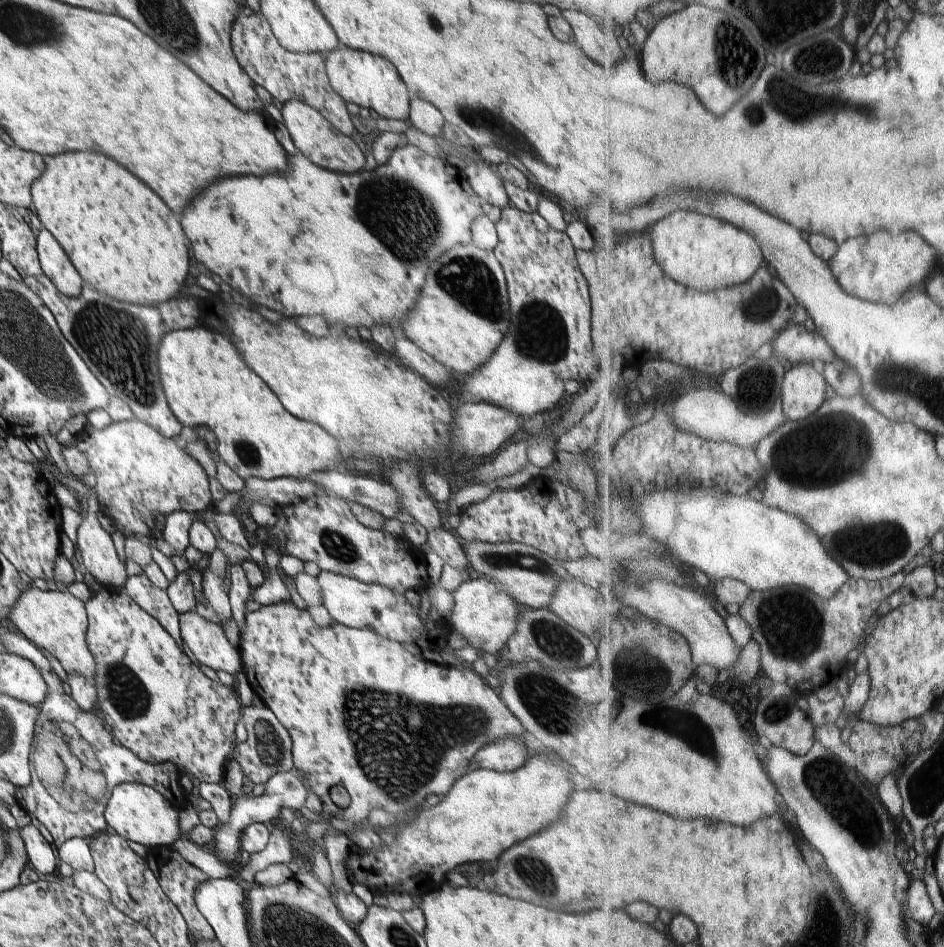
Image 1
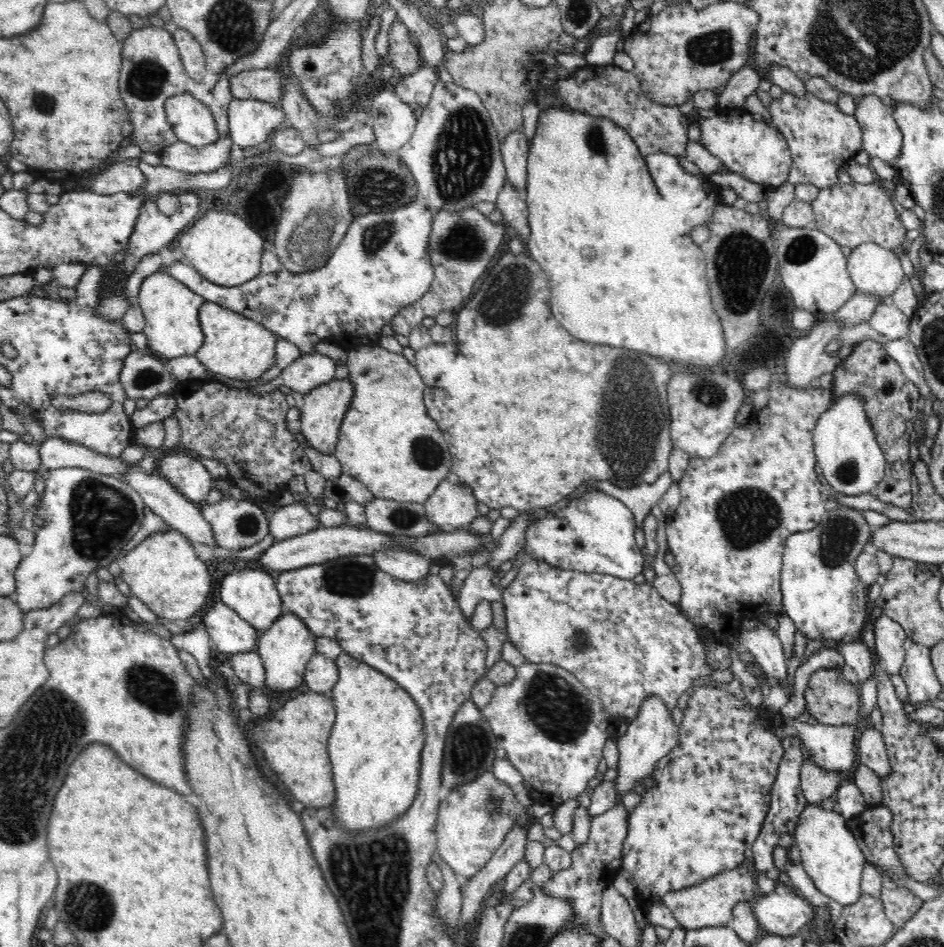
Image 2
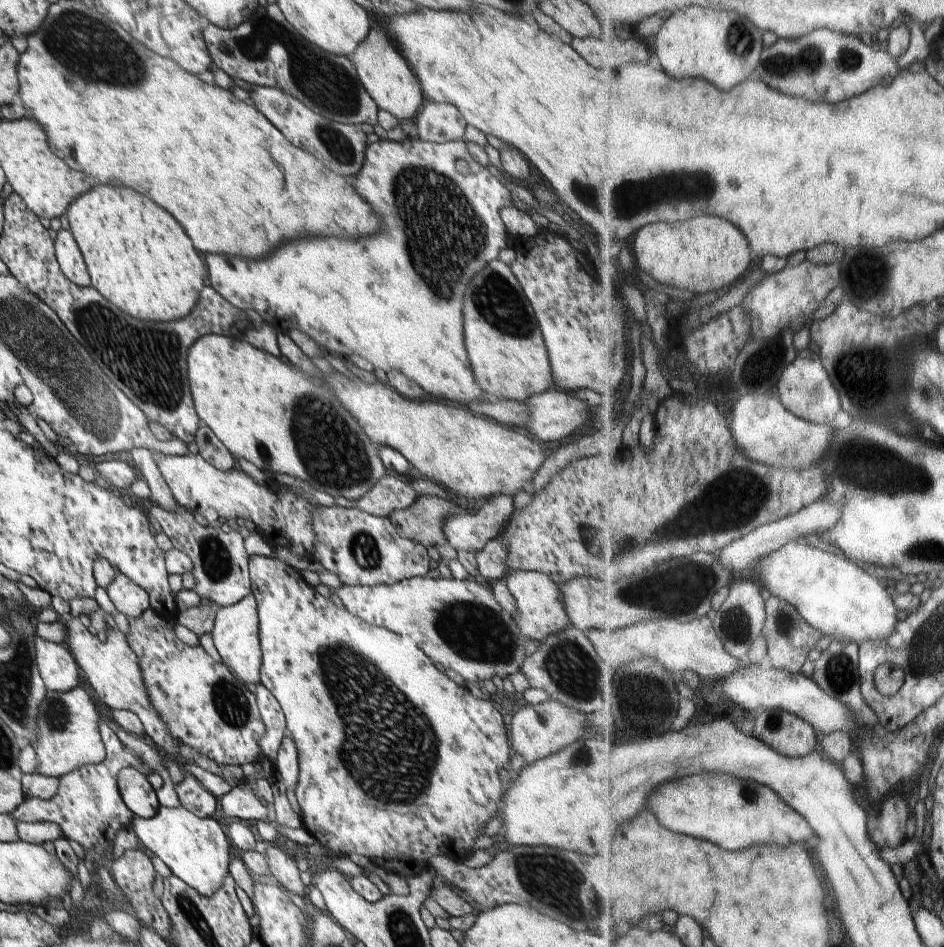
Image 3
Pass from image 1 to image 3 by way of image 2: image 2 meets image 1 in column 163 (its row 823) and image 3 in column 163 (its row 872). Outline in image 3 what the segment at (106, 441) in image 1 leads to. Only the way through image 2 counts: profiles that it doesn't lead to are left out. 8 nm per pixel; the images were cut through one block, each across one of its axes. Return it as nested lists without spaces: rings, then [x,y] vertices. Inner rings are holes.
[[[154,453],[154,462],[158,472],[162,474],[177,505],[198,512],[210,524],[220,525],[232,518],[253,520],[256,532],[263,536],[264,541],[271,547],[287,548],[292,555],[299,558],[311,559],[314,550],[314,530],[312,530],[312,510],[319,508],[310,504],[306,498],[282,487],[280,496],[267,485],[254,482],[242,470],[217,470],[210,462],[198,454],[173,456],[170,454]]]

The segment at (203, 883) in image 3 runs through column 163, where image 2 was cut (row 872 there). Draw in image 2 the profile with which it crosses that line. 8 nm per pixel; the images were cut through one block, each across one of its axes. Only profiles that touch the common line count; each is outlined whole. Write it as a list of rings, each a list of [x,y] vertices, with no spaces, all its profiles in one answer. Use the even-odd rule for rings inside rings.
[[[806,803],[795,826],[795,846],[804,870],[816,888],[843,906],[852,906],[864,896],[861,891],[861,873],[867,862],[861,846],[847,827],[845,819],[836,810],[825,810],[816,803]]]

